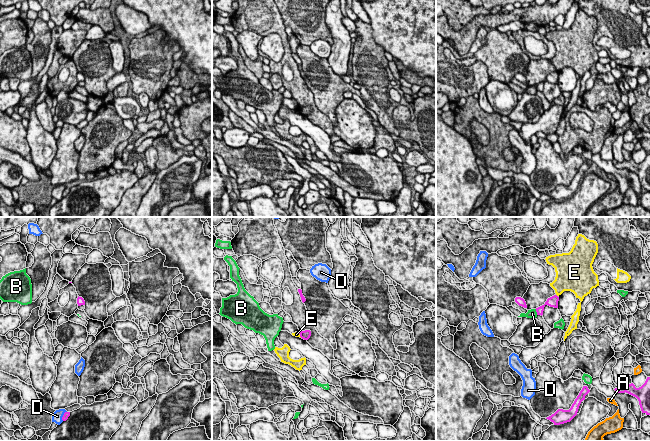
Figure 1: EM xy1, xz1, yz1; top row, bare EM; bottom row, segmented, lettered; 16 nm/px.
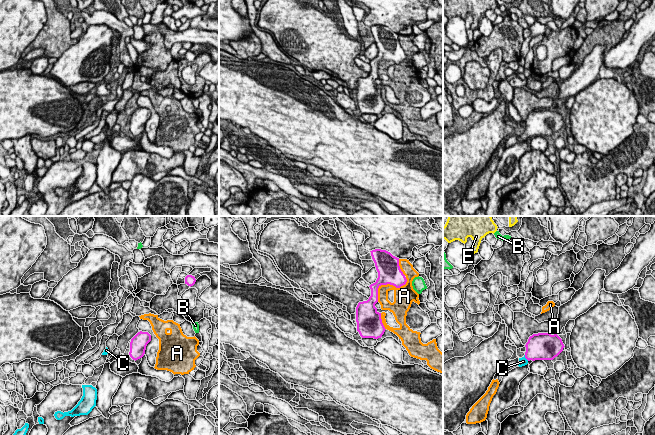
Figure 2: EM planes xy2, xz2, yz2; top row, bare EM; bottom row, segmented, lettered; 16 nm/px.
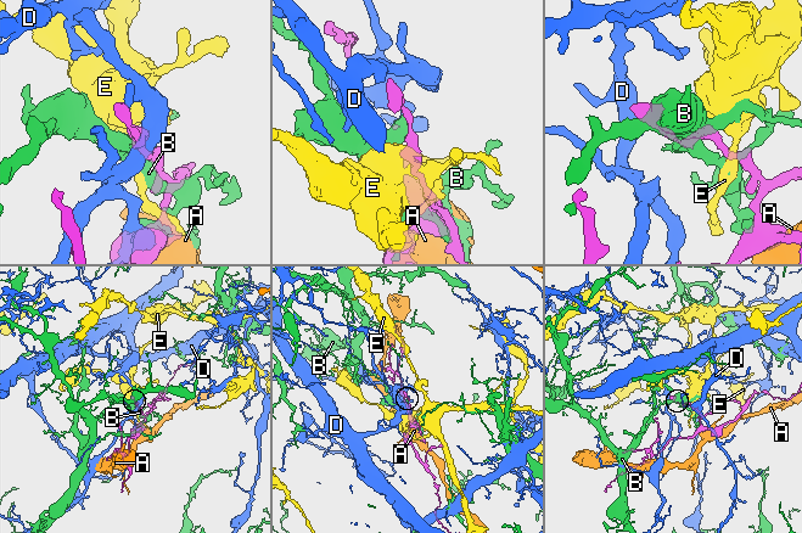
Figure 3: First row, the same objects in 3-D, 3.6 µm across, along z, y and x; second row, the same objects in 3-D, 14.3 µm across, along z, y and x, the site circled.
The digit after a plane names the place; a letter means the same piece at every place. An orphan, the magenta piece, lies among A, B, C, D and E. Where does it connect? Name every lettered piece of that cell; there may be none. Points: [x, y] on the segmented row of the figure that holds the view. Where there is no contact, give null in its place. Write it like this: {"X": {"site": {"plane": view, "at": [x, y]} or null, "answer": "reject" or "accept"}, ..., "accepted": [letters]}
{"A": {"site": {"plane": "xz2", "at": [388, 283]}, "answer": "reject"}, "B": {"site": {"plane": "yz1", "at": [536, 311]}, "answer": "reject"}, "C": {"site": {"plane": "yz2", "at": [526, 358]}, "answer": "accept"}, "D": {"site": {"plane": "xy1", "at": [63, 416]}, "answer": "reject"}, "E": {"site": {"plane": "xz1", "at": [299, 333]}, "answer": "reject"}, "accepted": ["C"]}

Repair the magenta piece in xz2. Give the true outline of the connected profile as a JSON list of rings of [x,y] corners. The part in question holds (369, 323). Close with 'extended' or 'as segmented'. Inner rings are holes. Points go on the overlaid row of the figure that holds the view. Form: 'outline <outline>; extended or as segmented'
outline [[[381,249],[370,251],[378,272],[375,283],[369,287],[371,296],[367,301],[359,302],[356,307],[357,331],[362,338],[381,338],[385,332],[381,313],[377,311],[375,304],[378,302],[378,288],[381,285],[393,285],[400,288],[405,285],[407,279],[399,266],[399,258],[390,252]]]; as segmented

